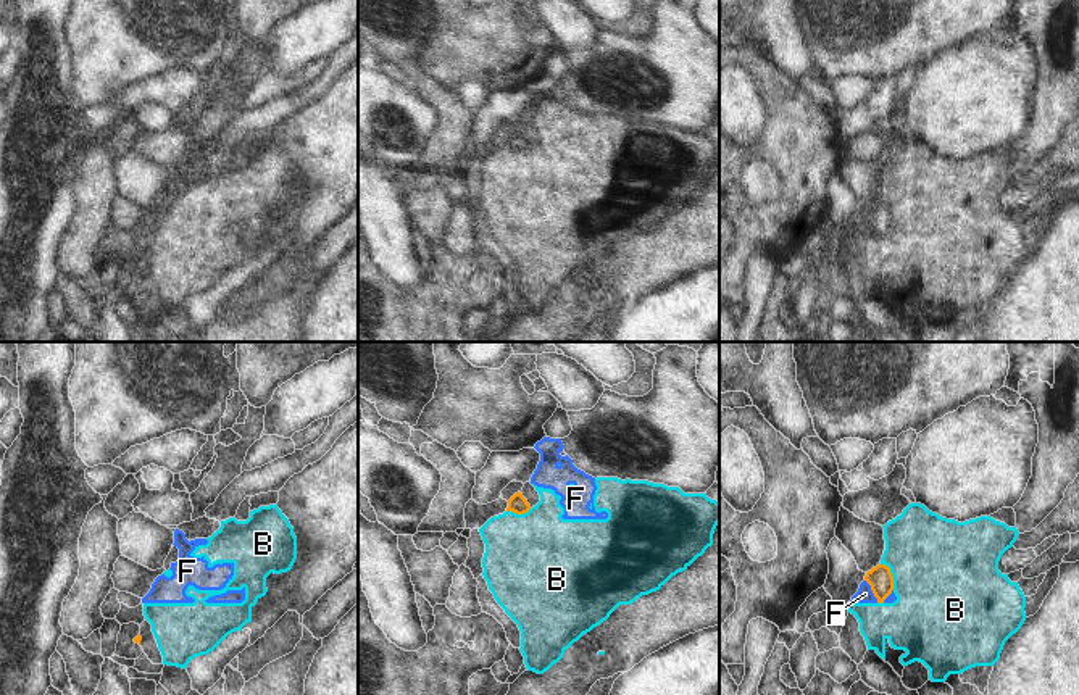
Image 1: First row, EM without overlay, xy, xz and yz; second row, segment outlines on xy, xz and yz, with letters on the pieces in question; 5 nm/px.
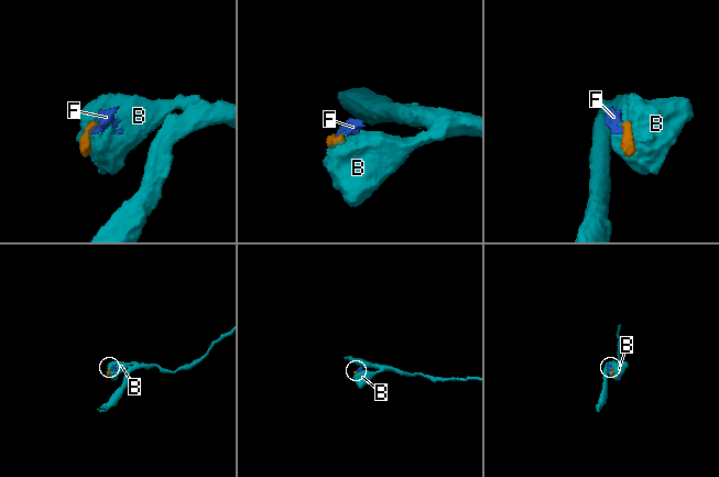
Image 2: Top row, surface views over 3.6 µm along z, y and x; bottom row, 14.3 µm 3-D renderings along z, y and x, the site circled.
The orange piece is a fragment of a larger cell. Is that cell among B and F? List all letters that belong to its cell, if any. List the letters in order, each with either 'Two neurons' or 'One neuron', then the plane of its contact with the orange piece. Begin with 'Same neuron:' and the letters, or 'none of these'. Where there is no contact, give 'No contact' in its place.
Same neuron: none of these
B: Two neurons. Touches orange in yz
F: Two neurons. Touches orange in yz.

